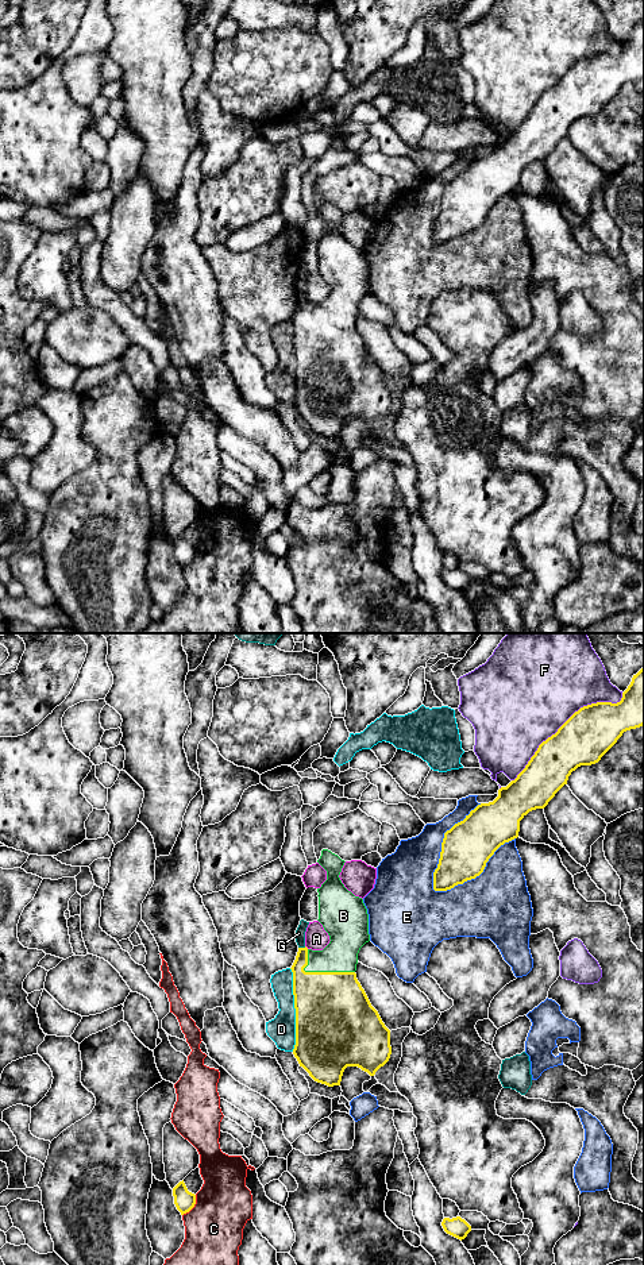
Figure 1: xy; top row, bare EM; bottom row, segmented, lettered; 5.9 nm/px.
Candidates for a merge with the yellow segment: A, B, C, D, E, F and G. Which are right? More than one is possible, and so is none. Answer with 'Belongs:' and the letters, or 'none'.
Belongs: B

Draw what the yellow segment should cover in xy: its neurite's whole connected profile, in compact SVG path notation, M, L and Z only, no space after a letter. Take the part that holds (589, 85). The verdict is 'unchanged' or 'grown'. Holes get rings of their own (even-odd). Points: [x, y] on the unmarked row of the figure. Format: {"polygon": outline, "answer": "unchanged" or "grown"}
{"polygon": "M644 19L632 30L617 55L597 54L575 63L555 86L543 93L525 120L498 149L481 155L466 170L444 185L433 242L447 243L479 228L494 204L518 189L520 173L532 162L544 161L555 146L567 136L568 128L581 117L591 117L617 95L624 84L644 77Z", "answer": "unchanged"}

